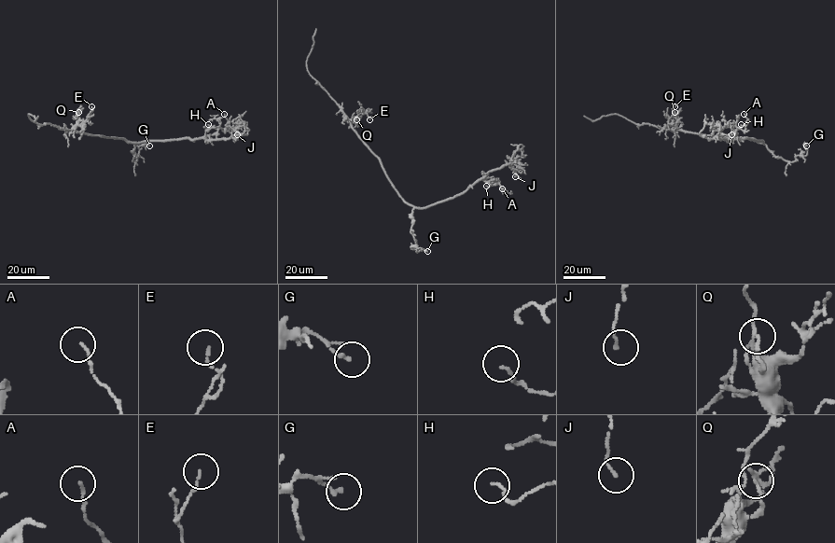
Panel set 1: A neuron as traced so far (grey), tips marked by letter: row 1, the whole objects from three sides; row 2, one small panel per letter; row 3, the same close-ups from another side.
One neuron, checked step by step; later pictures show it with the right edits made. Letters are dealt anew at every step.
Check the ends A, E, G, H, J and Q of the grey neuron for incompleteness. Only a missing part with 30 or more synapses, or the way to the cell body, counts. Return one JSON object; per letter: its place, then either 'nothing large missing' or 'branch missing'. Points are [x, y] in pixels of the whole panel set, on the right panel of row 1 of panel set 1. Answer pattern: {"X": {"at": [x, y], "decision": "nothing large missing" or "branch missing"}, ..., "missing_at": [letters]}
{"A": {"at": [744, 114], "decision": "nothing large missing"}, "E": {"at": [674, 106], "decision": "nothing large missing"}, "G": {"at": [806, 146], "decision": "nothing large missing"}, "H": {"at": [741, 124], "decision": "nothing large missing"}, "J": {"at": [731, 134], "decision": "nothing large missing"}, "Q": {"at": [674, 112], "decision": "nothing large missing"}, "missing_at": []}

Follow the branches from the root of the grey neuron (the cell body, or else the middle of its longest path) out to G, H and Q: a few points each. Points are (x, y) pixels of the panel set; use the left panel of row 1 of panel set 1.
G: (114, 138), (135, 143), (134, 161), (138, 147), (149, 146)
H: (114, 138), (124, 138), (131, 142), (196, 139), (215, 133), (217, 129), (208, 124)
Q: (114, 138), (76, 132), (73, 129), (78, 112)

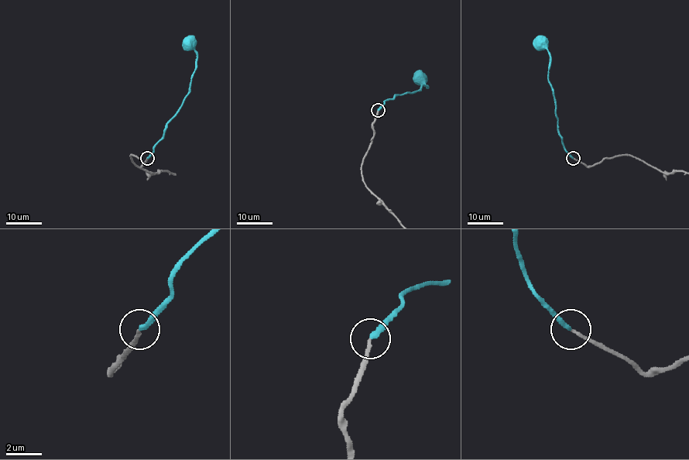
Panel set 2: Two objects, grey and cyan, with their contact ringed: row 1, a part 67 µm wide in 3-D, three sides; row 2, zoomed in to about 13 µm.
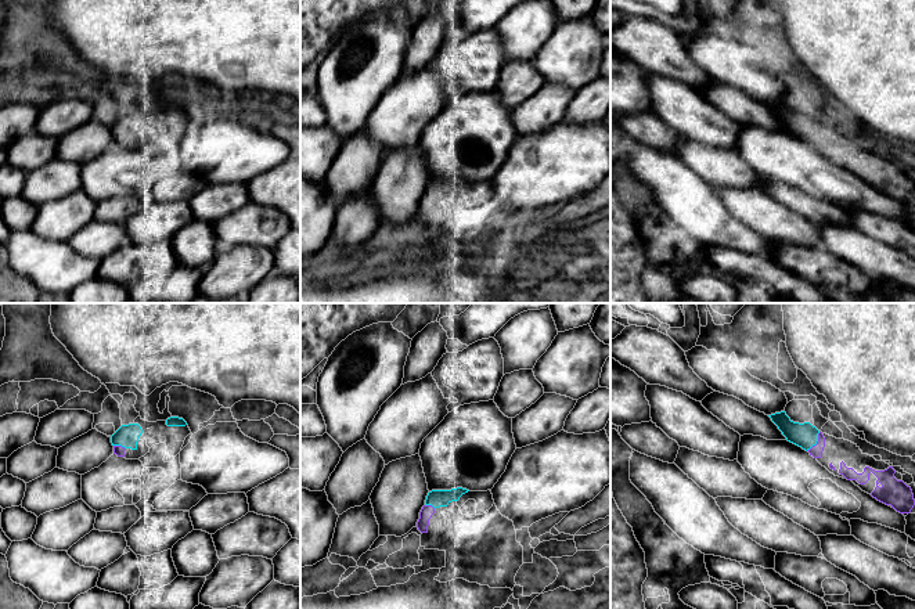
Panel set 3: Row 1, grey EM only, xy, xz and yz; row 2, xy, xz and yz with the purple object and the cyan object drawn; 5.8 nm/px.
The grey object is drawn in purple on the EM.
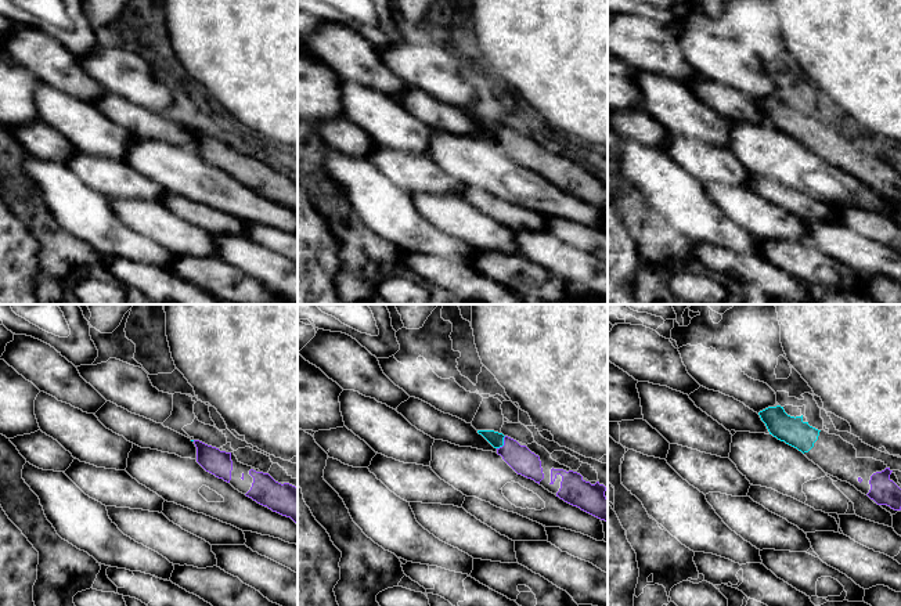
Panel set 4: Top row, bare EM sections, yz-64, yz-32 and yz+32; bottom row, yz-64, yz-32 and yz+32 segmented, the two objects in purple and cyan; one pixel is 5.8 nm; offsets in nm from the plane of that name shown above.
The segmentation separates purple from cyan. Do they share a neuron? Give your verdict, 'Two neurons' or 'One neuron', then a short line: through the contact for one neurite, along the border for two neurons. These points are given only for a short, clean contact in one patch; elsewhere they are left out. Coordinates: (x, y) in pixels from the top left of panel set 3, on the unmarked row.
One neuron

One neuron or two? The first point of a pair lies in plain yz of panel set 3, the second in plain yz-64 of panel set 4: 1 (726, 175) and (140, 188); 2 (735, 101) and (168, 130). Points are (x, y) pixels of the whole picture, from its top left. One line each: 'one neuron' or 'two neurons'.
1: one neuron
2: one neuron

